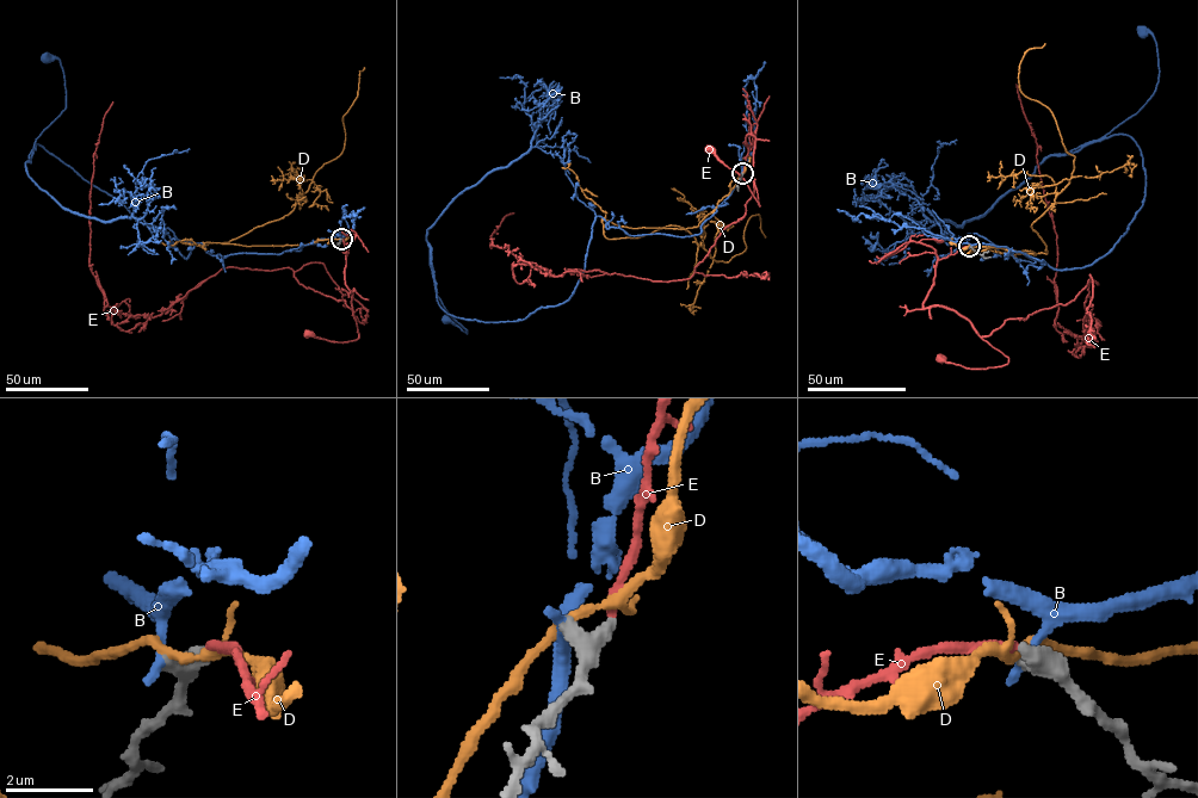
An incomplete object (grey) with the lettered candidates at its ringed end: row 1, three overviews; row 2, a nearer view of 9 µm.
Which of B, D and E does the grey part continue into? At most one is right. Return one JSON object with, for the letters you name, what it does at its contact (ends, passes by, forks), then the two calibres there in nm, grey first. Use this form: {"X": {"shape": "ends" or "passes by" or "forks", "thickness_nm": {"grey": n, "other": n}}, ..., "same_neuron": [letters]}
{"E": {"shape": "ends", "thickness_nm": {"grey": 300, "other": 220}}, "same_neuron": ["E"]}

